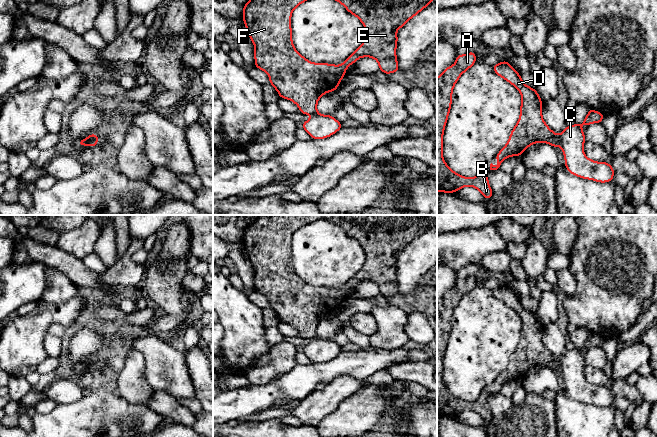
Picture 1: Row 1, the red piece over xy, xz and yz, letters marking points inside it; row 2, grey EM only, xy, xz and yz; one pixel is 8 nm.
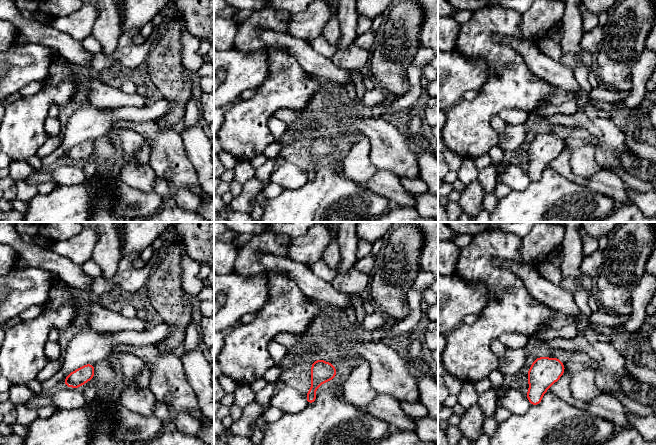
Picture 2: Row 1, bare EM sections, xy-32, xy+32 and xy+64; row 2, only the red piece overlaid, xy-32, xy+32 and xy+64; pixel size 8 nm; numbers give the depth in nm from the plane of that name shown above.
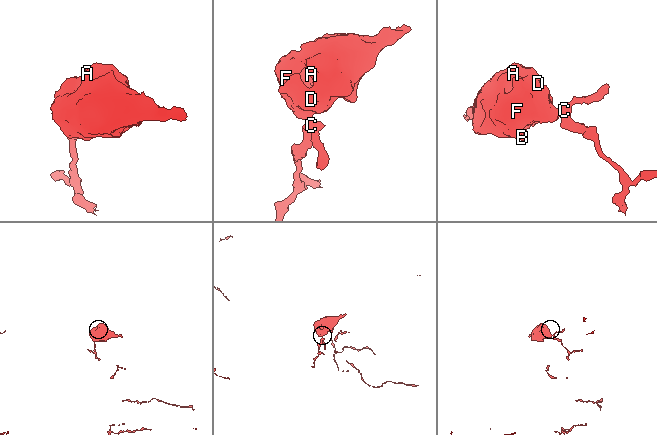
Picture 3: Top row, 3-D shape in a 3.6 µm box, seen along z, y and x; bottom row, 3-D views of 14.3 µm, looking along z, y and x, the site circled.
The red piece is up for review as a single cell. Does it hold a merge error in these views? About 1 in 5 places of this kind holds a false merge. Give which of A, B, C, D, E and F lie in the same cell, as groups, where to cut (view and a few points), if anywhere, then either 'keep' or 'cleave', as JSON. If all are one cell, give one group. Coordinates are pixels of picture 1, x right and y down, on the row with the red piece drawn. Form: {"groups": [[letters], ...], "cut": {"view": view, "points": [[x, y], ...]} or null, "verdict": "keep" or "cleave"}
{"groups": [["A", "B", "D", "E", "F"], ["C"]], "cut": {"view": "xy", "points": [[89, 135], [90, 145]]}, "verdict": "cleave"}

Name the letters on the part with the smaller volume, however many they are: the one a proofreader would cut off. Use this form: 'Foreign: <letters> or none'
Foreign: A, B, D, E, F

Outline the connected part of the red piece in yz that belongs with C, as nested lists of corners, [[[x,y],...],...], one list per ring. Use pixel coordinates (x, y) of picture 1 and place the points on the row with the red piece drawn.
[[[589,109],[585,120],[581,124],[566,126],[560,135],[560,147],[564,154],[566,169],[575,176],[601,183],[613,181],[615,170],[609,163],[596,162],[586,157],[583,151],[585,133],[581,126],[601,123],[604,115]]]

